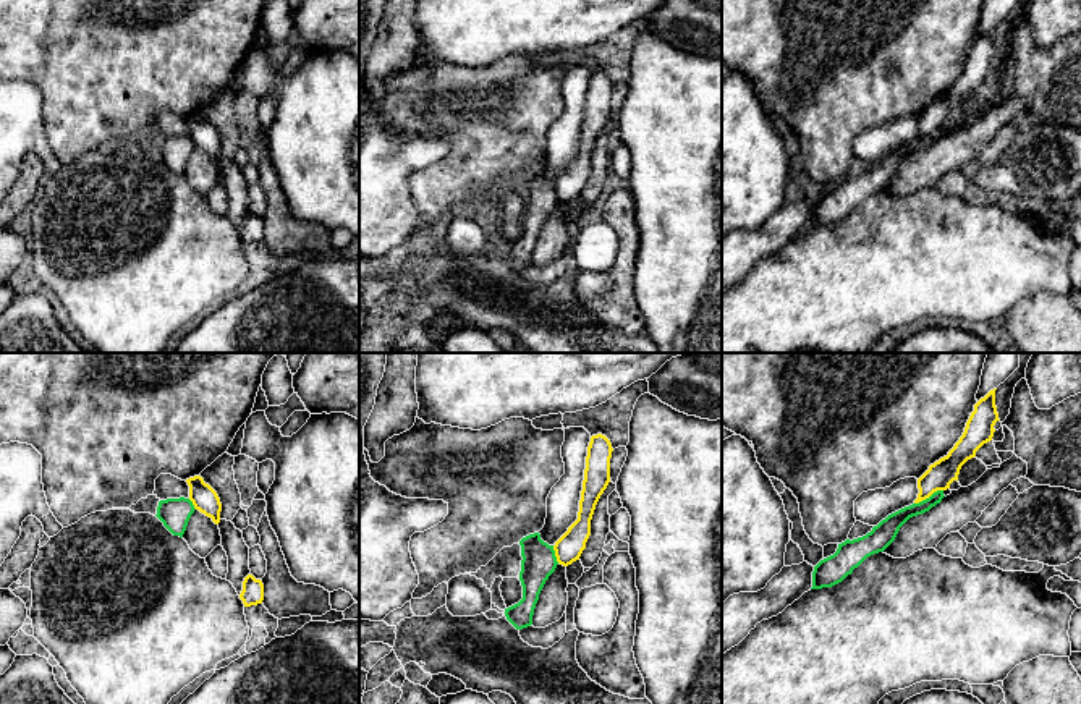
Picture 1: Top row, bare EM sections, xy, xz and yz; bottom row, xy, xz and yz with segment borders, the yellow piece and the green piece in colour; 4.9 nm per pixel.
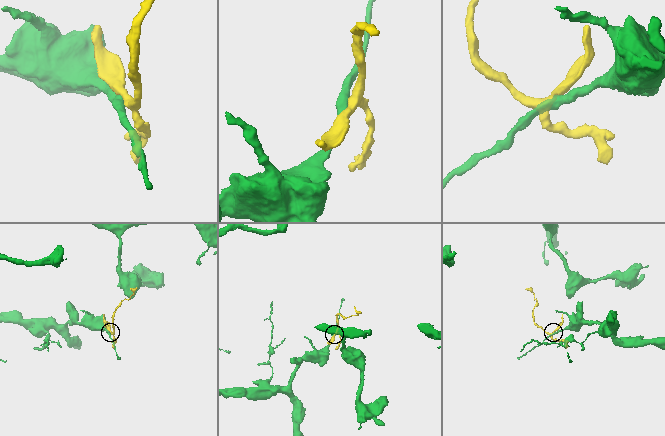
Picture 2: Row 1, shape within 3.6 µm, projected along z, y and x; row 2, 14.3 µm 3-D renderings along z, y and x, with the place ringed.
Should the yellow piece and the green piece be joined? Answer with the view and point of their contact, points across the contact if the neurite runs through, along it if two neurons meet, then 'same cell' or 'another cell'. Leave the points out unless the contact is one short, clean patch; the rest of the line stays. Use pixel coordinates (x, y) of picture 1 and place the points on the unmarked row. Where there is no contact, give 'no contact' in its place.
meets yellow in yz at (928, 135); border along yz (942, 127), (915, 141); another cell

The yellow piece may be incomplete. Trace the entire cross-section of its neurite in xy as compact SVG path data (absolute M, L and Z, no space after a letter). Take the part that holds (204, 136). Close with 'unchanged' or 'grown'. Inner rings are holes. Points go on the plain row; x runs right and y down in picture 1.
M201 113L189 115L186 120L189 123L189 138L193 139L194 146L218 162L222 141L217 129L206 121Z; unchanged

